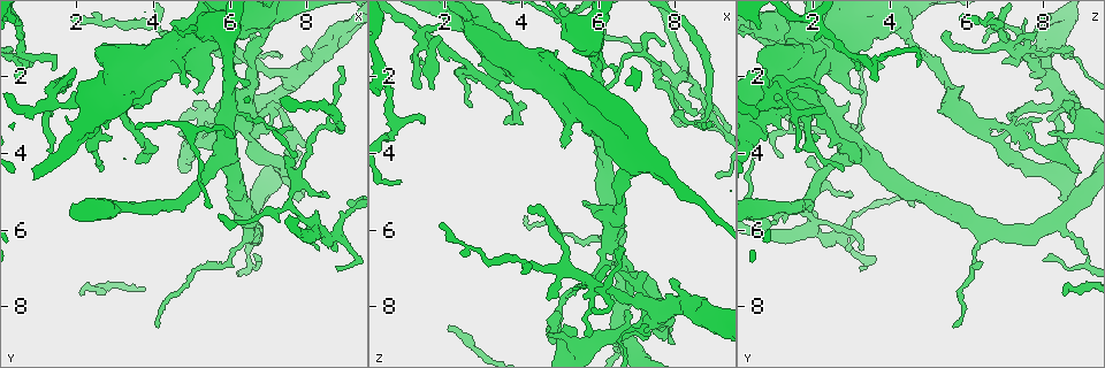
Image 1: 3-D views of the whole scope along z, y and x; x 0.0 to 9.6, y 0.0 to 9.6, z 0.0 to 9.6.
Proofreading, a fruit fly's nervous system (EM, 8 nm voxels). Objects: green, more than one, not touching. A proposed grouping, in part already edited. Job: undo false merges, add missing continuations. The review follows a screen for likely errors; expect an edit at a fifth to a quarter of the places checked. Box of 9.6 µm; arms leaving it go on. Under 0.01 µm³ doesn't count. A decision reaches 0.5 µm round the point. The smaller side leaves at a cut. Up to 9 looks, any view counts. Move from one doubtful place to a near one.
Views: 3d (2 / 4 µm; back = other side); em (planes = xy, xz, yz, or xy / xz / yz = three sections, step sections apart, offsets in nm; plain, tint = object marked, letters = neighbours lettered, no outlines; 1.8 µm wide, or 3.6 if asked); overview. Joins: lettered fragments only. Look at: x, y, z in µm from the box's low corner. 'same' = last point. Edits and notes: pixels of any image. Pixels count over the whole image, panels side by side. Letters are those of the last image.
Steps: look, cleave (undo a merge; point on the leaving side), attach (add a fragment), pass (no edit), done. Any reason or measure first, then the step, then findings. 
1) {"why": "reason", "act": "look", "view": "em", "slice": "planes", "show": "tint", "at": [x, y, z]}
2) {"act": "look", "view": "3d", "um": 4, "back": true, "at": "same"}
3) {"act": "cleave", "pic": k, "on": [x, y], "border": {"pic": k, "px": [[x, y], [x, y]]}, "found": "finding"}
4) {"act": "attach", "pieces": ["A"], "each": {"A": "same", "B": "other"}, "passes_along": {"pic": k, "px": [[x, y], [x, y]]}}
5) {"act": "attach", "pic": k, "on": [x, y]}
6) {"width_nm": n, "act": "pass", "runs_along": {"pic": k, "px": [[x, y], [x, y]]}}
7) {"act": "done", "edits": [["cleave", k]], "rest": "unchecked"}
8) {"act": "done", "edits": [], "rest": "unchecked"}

{"why": "abrupt turn", "act": "look", "view": "em", "slice": "yz", "step": 4, "show": "tint", "at": [6.40, 0.60, 3.75]}

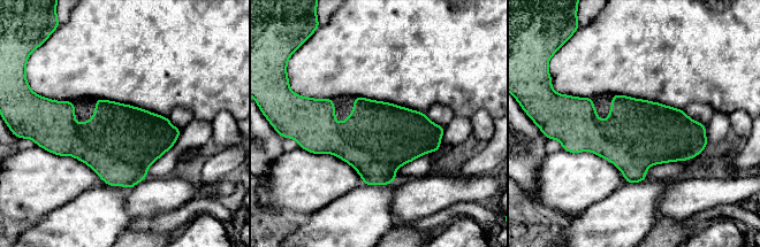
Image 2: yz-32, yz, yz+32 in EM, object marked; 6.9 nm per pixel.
{"why": "see the neighbours", "act": "look", "view": "em", "slice": "yz", "step": 4, "show": "letters", "at": "same"}

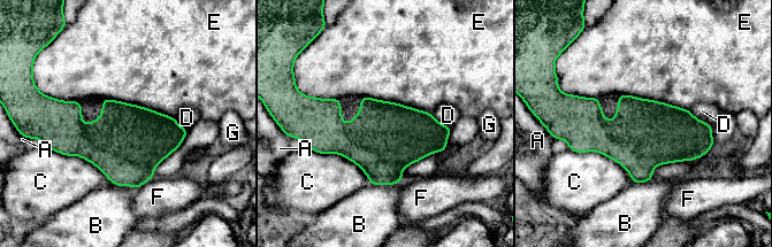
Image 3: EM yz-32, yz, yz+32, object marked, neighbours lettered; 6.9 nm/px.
{"act": "pass", "each": {"A": "other", "B": "other", "C": "other", "D": "other", "E": "other", "F": "other", "G": "other"}, "border": {"pic": 3, "px": [[104, 98], [139, 105], [174, 117]]}, "found": "one neuron here"}

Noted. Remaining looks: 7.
{"why": "an open end", "act": "look", "view": "em", "slice": "planes", "show": "plain", "at": [1.85, 2.05, 0.85]}

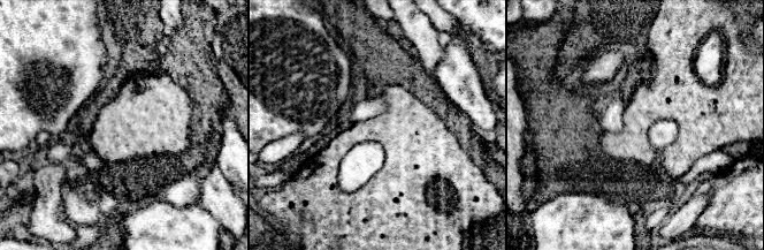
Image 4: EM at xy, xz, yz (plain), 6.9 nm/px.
{"why": "see the neighbours", "act": "look", "view": "em", "slice": "planes", "show": "letters", "at": "same"}

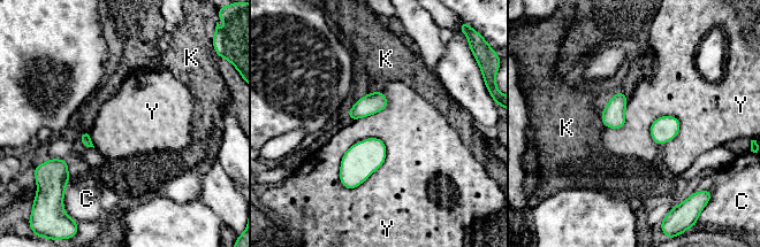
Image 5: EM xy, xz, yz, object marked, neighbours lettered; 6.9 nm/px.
{"act": "pass", "each": {"C": "other", "K": "other", "Y": "other"}, "border": {"pic": 5, "px": [[380, 138], [385, 161], [346, 188]]}, "found": "none of them fits"}

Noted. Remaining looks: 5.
{"why": "narrows sharply", "act": "look", "view": "em", "slice": "xy", "step": 8, "show": "letters", "at": [7.50, 5.40, 1.85]}

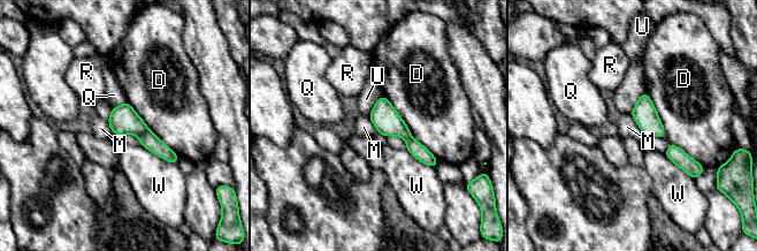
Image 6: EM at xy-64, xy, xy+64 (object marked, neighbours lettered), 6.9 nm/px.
{"act": "look", "view": "em", "slice": "planes", "show": "letters", "at": "same"}

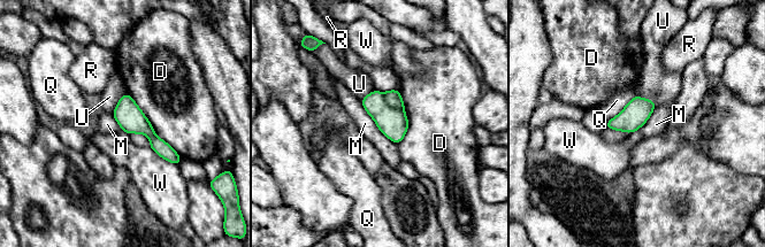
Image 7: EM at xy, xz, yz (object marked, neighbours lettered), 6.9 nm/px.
{"act": "cleave", "pic": 7, "on": [392, 98], "each": {"D": "other", "M": "other", "Q": "other", "R": "other", "U": "other", "W": "other"}, "border": {"pic": 7, "px": [[383, 93], [389, 105], [403, 110]]}, "found": "a second neuron is stuck on"}

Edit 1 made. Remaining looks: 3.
{"act": "done", "edits": [["cleave", 7]], "rest": "unchecked"}

